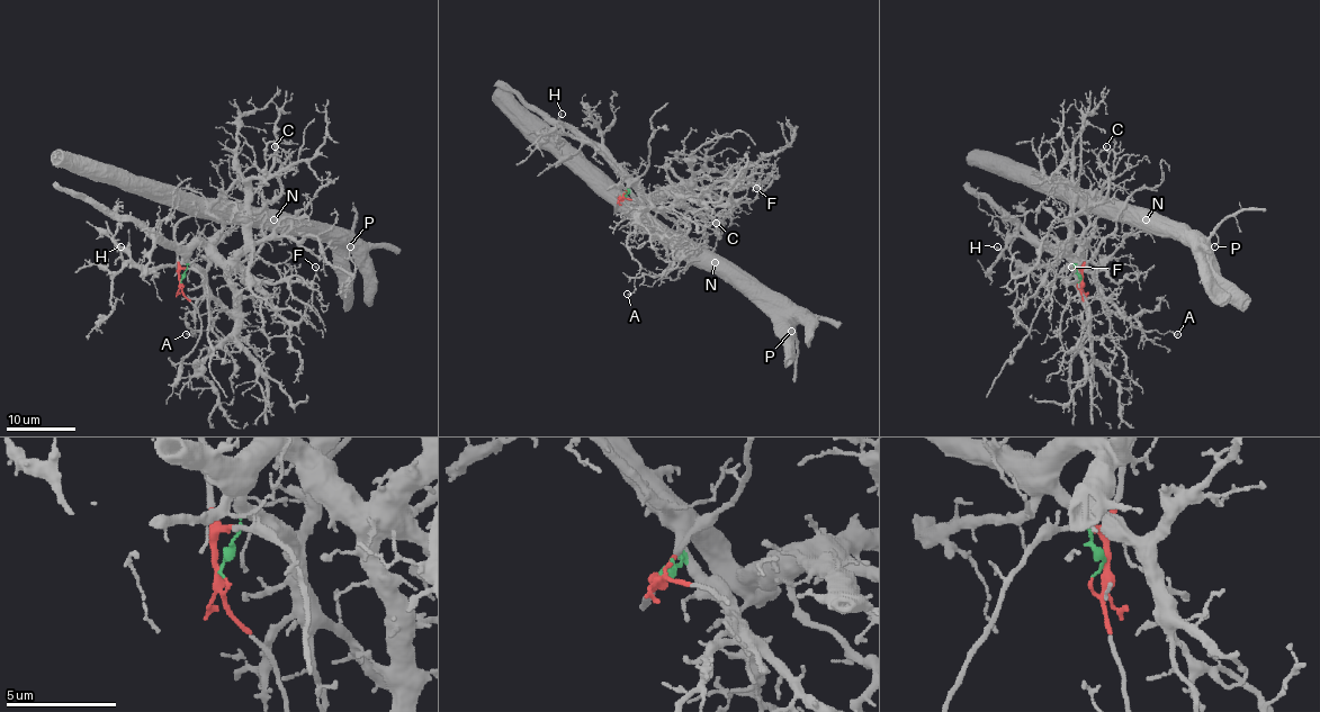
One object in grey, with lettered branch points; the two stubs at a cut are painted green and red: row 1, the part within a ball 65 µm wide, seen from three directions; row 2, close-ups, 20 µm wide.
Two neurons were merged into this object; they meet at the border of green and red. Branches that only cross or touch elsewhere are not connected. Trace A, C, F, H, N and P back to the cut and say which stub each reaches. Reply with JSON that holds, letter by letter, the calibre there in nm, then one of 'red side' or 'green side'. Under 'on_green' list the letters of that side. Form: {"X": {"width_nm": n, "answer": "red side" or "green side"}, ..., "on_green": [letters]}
{"A": {"width_nm": 150, "answer": "green side"}, "C": {"width_nm": 130, "answer": "green side"}, "F": {"width_nm": 100, "answer": "green side"}, "H": {"width_nm": 160, "answer": "green side"}, "N": {"width_nm": 360, "answer": "red side"}, "P": {"width_nm": 140, "answer": "red side"}, "on_green": ["A", "C", "F", "H"]}

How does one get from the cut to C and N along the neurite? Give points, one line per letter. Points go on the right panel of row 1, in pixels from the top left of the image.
C: (1079, 281), (1066, 253), (1072, 243), (1079, 246), (1076, 261), (1072, 219), (1107, 194), (1098, 153), (1105, 146)
N: (1079, 284), (1092, 230), (1101, 216), (1115, 216), (1134, 226), (1152, 227), (1146, 219)

